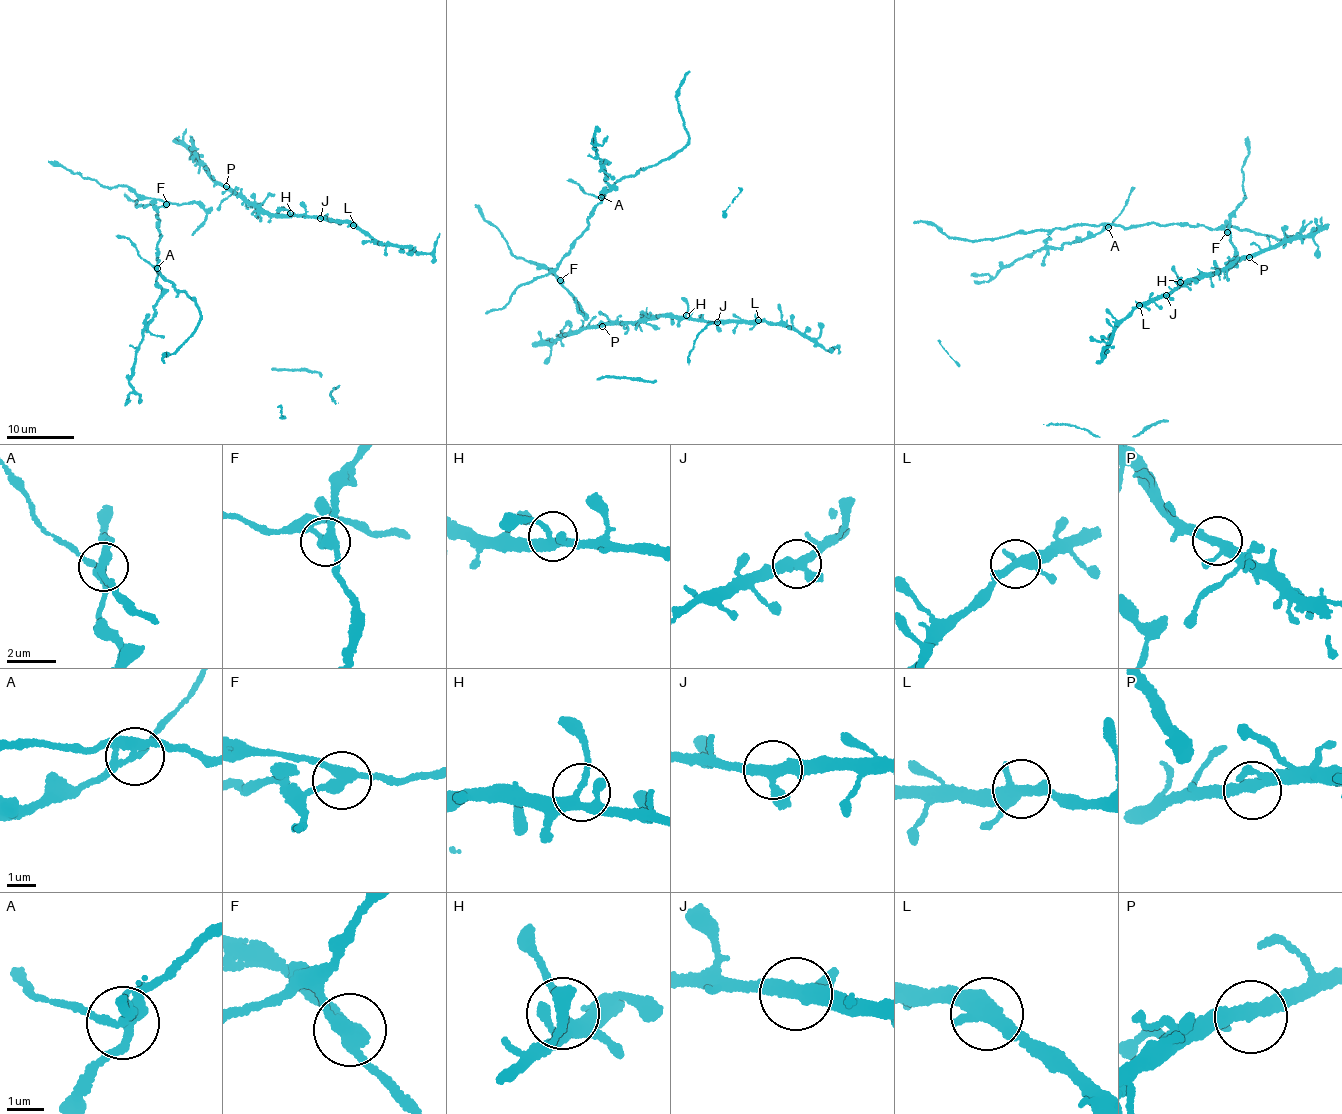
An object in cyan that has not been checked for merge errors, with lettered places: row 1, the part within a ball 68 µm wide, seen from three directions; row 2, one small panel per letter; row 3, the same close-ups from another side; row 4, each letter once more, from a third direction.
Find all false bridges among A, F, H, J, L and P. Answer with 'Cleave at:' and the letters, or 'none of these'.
Cleave at: A, F

